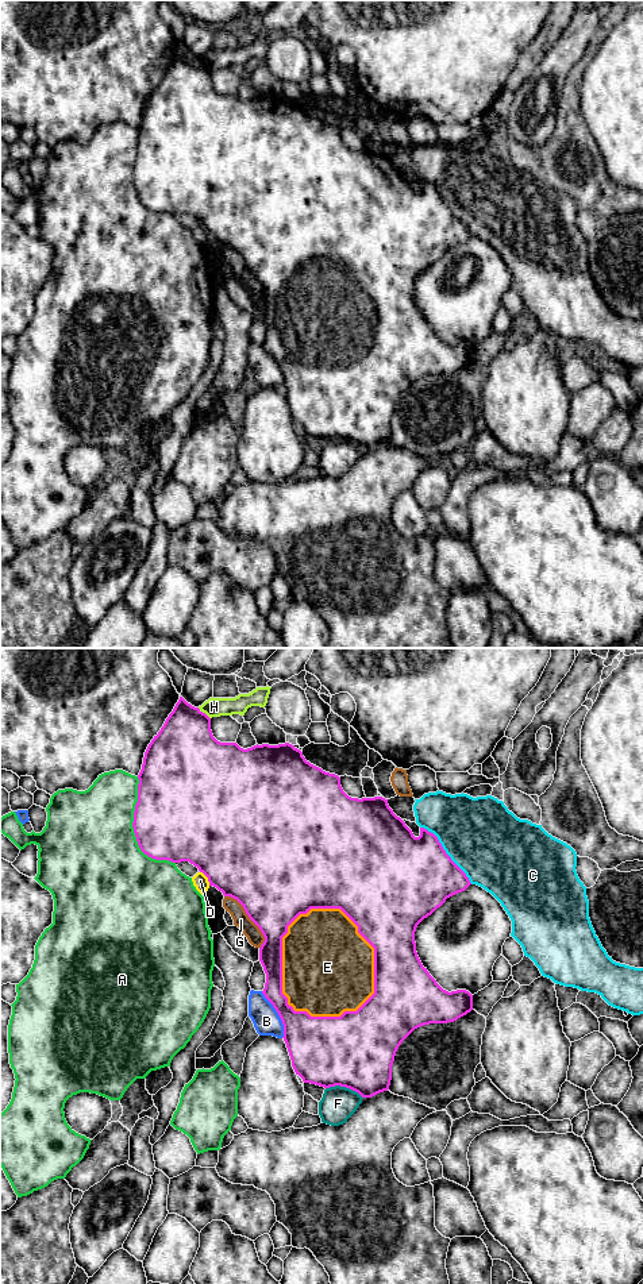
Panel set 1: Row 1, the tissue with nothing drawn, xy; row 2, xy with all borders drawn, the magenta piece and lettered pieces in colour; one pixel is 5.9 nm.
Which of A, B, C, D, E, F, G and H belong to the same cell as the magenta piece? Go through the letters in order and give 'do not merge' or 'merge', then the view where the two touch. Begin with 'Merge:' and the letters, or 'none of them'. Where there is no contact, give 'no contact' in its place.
Merge: none of them
A: do not merge; contact in xy
B: do not merge; contact in xy
C: do not merge; contact in xy
D: do not merge; contact in xy
E: do not merge; contact in xy
F: do not merge; contact in xy
G: do not merge; contact in xy
H: do not merge; contact in xy

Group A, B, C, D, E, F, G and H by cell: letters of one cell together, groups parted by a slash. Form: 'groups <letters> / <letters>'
groups A / B / C / D / E / F / G / H

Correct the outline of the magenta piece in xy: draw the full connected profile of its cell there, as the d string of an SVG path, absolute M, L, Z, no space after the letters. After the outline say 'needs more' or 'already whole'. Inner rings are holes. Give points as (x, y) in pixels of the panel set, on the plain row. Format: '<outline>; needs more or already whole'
M180 49L173 63L166 70L163 78L149 96L142 122L138 127L138 154L134 163L134 185L140 203L155 212L169 212L172 215L189 213L203 224L209 238L216 239L224 248L236 251L245 261L249 270L259 279L265 293L259 300L259 313L266 325L266 335L262 346L273 356L284 377L284 393L286 396L292 419L304 435L316 436L324 440L340 437L358 444L362 450L371 450L388 443L392 432L392 417L401 394L417 379L430 375L447 375L466 367L473 362L473 347L466 342L446 343L423 319L415 294L417 277L440 259L447 250L465 243L471 235L466 225L446 205L438 189L424 180L420 188L415 189L405 174L397 169L382 149L351 150L342 138L340 130L323 123L311 116L303 104L294 97L285 95L278 97L254 97L243 101L236 95L220 95L211 82L211 70L199 59L188 55ZM311 261L340 261L357 278L358 285L374 300L374 346L357 362L344 363L340 369L311 369L307 363L294 363L288 356L288 350L282 346L282 289L288 285L288 278Z; already whole

